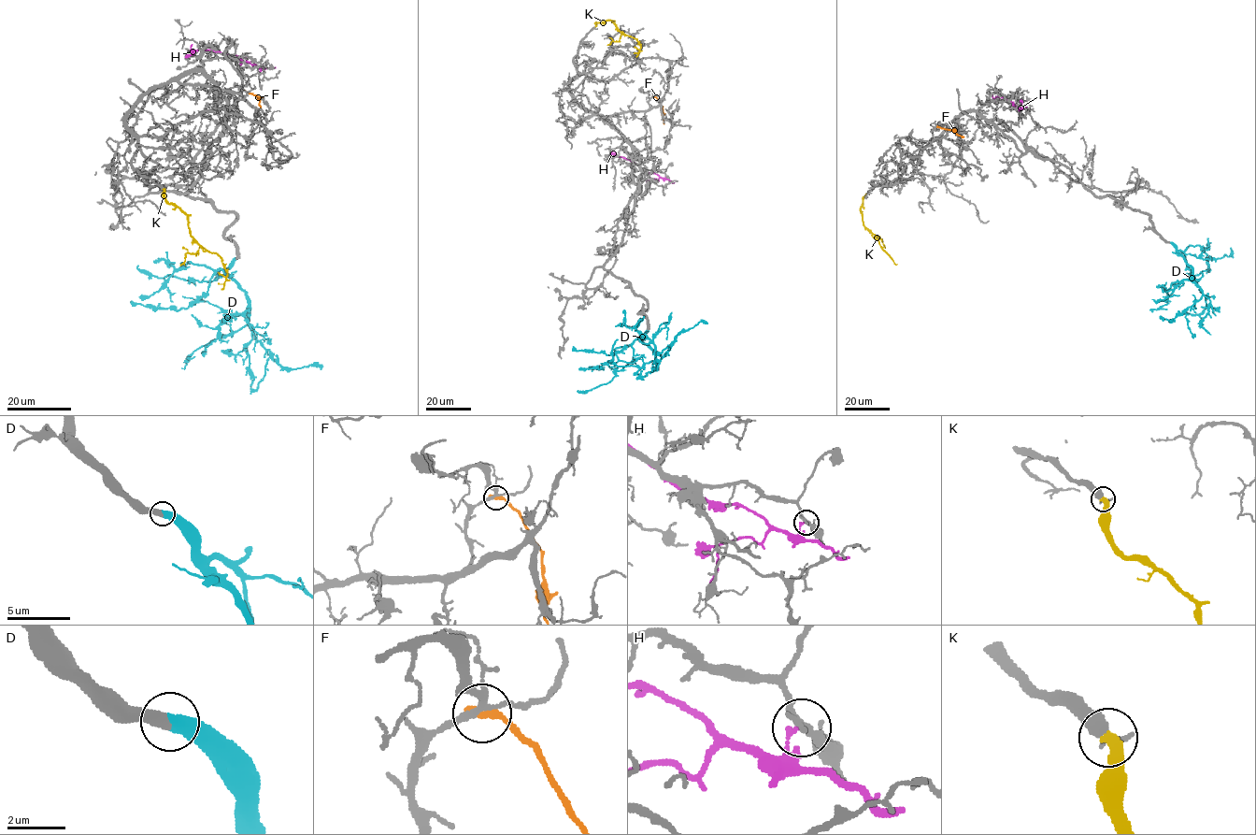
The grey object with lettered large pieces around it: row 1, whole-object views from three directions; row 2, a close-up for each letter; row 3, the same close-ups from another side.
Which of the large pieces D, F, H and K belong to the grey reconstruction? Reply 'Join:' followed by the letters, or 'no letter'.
Join: D, K

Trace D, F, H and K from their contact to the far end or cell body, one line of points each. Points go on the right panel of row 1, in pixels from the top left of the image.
D: (1170, 242), (1191, 268), (1192, 281), (1202, 295), (1174, 319), (1163, 319)
F: (936, 125), (963, 136)
H: (1016, 108), (1001, 96), (992, 97), (992, 93)
K: (866, 194), (861, 208), (863, 224), (897, 264)

